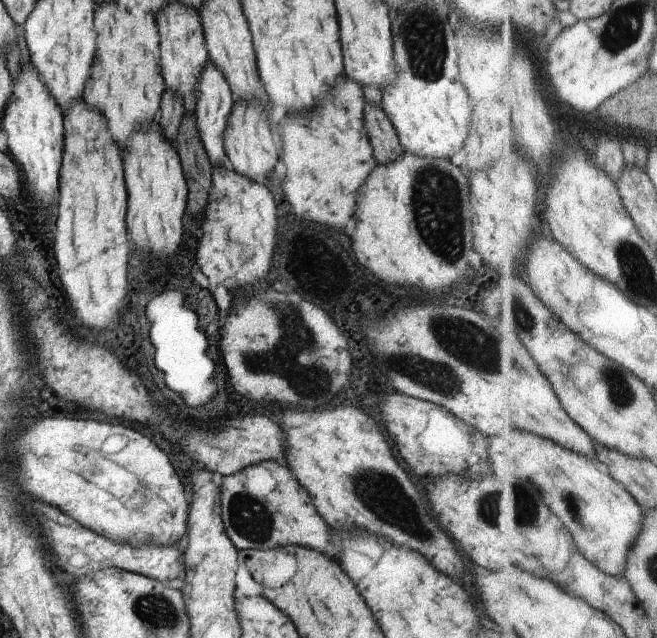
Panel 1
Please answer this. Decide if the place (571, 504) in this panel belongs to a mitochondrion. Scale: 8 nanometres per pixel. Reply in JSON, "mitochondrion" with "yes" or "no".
{"mitochondrion":"yes"}

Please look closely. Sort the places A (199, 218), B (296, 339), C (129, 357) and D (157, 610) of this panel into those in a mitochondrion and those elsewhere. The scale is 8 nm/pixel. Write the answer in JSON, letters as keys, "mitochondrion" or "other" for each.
{"A":"other","B":"mitochondrion","C":"other","D":"mitochondrion"}

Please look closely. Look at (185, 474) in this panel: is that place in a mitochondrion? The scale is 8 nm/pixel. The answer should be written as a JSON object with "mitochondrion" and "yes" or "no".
{"mitochondrion":"no"}

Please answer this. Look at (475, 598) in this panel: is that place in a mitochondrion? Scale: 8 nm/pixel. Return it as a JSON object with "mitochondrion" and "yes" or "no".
{"mitochondrion":"no"}

